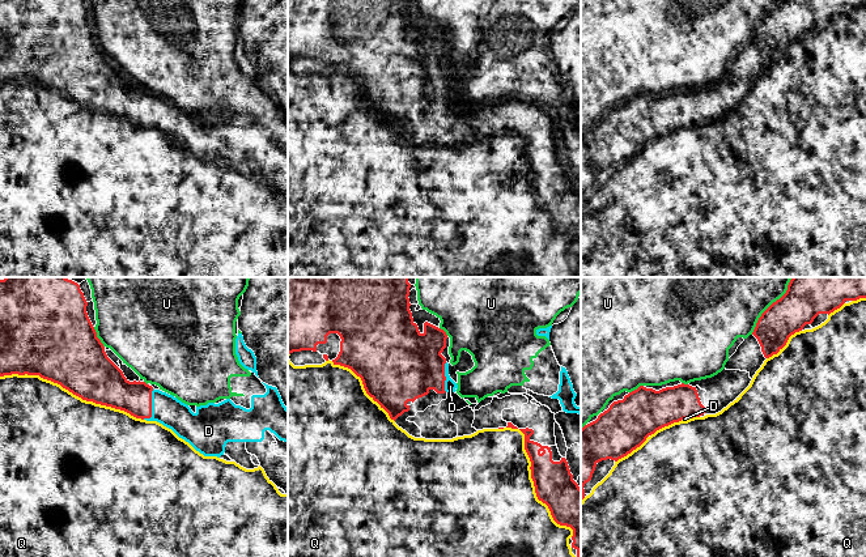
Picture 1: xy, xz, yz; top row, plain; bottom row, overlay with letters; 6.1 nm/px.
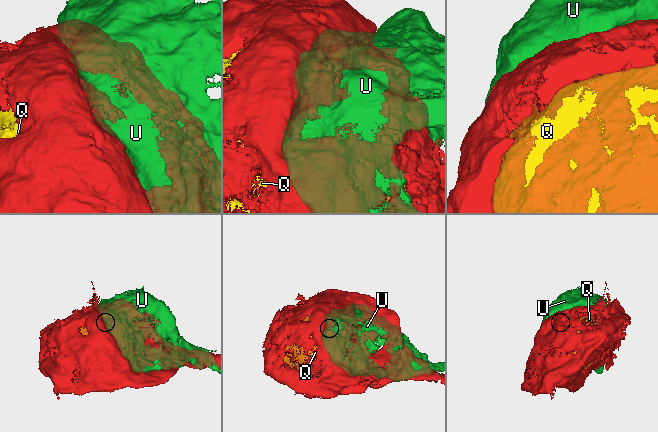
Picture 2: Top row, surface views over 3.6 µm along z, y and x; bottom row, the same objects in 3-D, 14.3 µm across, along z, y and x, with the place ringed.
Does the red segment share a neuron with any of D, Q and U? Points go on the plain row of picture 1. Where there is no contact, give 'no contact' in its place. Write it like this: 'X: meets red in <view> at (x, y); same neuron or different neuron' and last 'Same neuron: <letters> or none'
D: meets red in xy at (151, 114); different neuron
Q: meets red in xy at (72, 100); same neuron
U: meets red in yz at (763, 20); different neuron
Same neuron: Q

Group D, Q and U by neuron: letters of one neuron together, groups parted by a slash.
D U / Q

